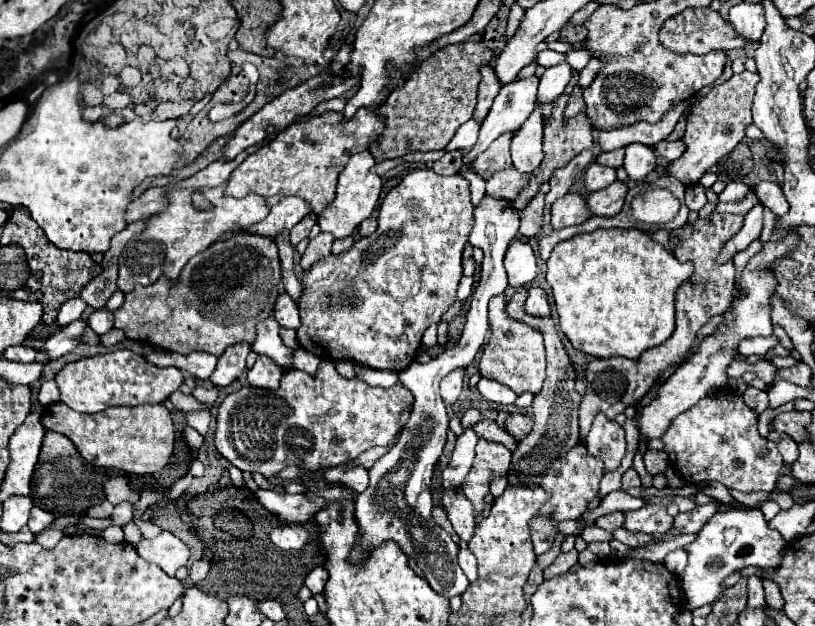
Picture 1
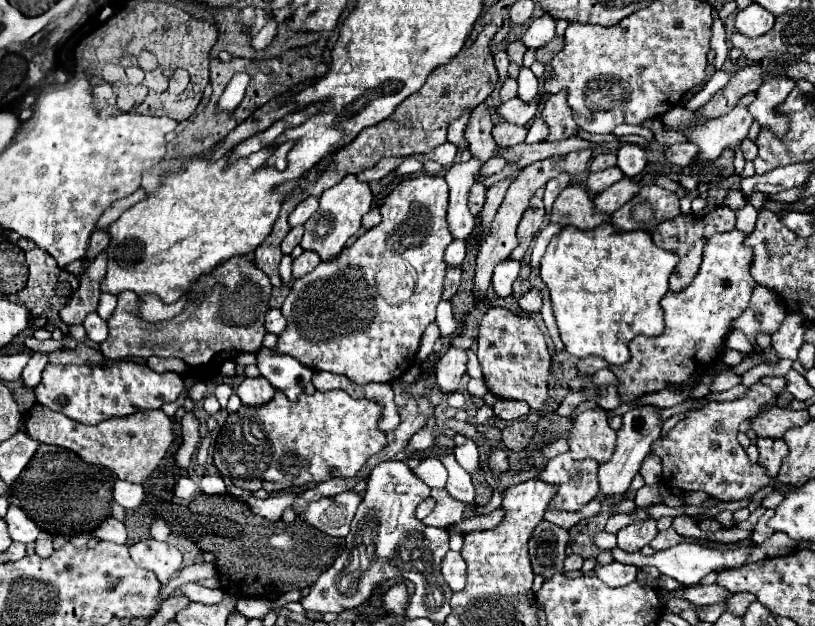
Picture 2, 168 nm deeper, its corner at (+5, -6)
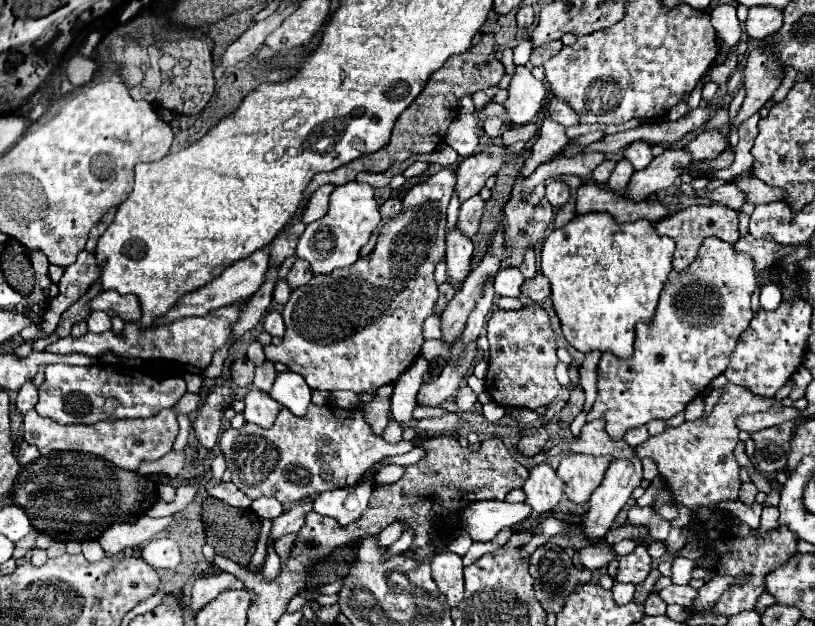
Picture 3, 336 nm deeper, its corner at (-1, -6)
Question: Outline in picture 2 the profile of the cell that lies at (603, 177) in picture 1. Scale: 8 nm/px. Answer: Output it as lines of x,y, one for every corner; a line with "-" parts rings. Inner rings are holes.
606,168
602,172
590,172
588,180
586,180
586,188
590,190
590,194
600,194
602,190
610,188
614,182
622,180
624,174
620,172
620,168

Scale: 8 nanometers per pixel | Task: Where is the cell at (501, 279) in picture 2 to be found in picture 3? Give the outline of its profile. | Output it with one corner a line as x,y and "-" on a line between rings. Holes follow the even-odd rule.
504,268
494,278
494,290
498,296
520,296
520,286
524,282
524,276
518,268

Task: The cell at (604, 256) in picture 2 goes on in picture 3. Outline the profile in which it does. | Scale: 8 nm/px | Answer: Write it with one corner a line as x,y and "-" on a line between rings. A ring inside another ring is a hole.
590,212
576,216
562,228
552,230
542,244
540,270
550,280
550,298
560,318
564,338
580,352
600,350
612,352
618,358
630,358
634,344
634,324
646,322
654,316
660,290
672,270
672,254
674,240
658,236
654,224
648,220
618,224
610,214

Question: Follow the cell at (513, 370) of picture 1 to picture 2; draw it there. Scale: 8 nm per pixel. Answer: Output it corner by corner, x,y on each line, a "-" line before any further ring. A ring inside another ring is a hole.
492,306
480,320
478,334
478,362
482,366
484,382
492,394
506,400
524,400
532,410
540,410
548,400
550,364
552,356
542,332
530,316
516,316
502,306

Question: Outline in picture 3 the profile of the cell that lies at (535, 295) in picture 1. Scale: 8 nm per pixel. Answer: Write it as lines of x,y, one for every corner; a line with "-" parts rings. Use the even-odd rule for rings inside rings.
538,272
534,278
524,280
522,294
528,296
530,300
534,300
534,302
542,302
544,298
550,296
550,282
548,282
548,278
542,272

